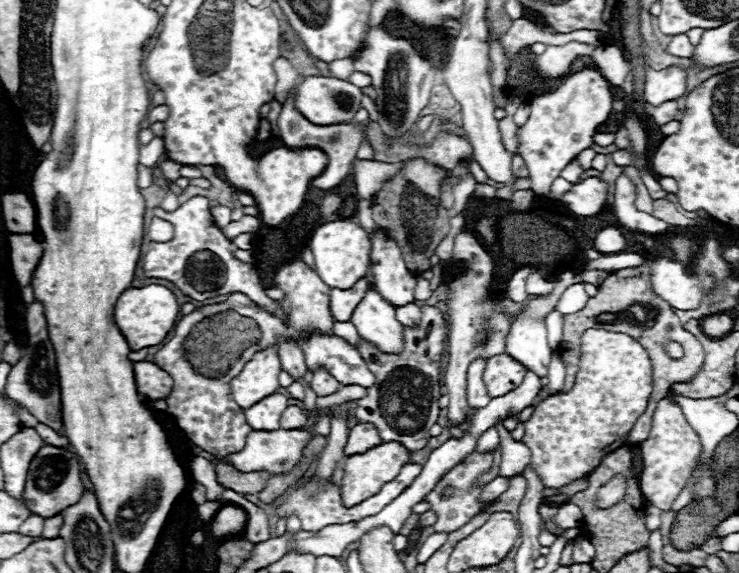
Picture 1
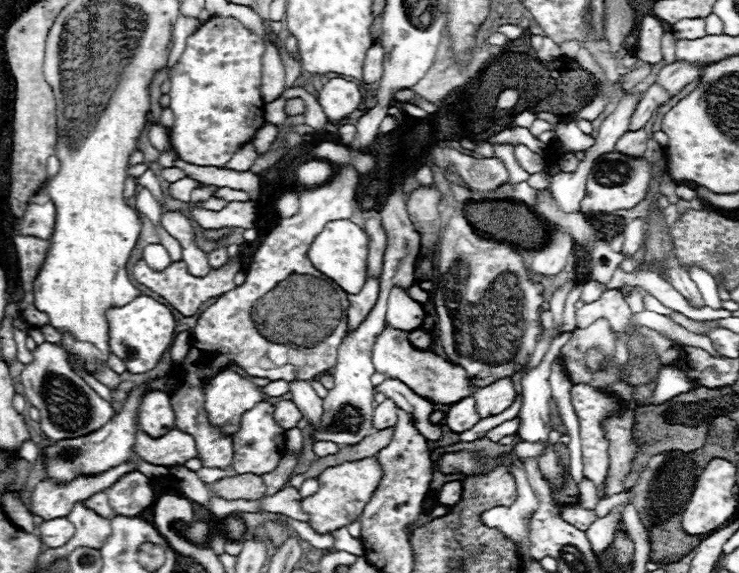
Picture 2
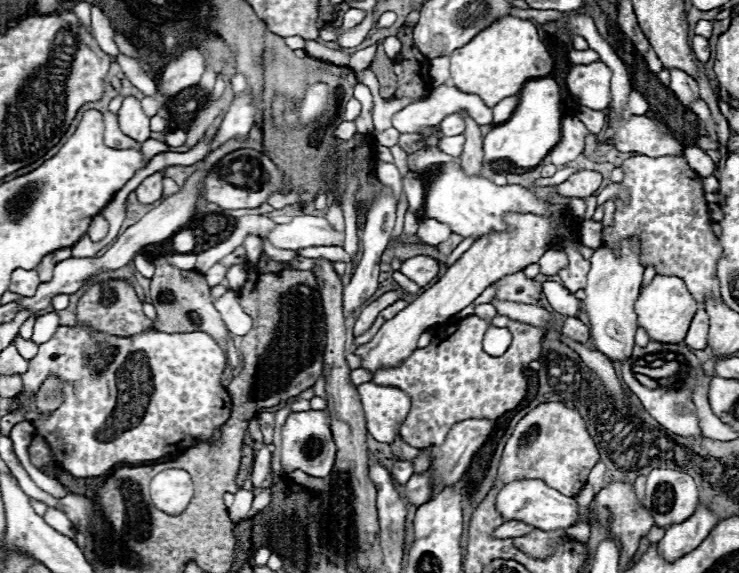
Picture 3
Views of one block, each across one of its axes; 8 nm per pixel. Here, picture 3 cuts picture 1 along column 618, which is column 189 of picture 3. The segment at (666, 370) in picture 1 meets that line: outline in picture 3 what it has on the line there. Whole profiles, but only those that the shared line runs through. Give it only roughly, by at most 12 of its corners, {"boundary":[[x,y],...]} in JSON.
{"boundary":[[162,256],[150,298],[160,332],[206,332],[226,330],[204,274]]}

